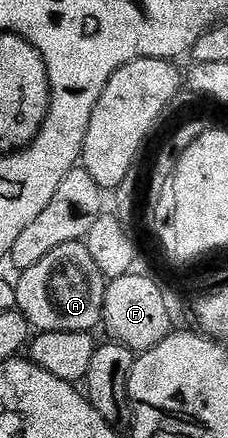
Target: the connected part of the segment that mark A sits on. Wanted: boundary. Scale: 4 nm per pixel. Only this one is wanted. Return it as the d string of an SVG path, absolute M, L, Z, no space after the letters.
M84 241L64 243L59 249L51 249L43 261L20 272L16 280L17 305L30 328L43 331L88 331L102 322L105 314L105 275L91 258L91 249Z

